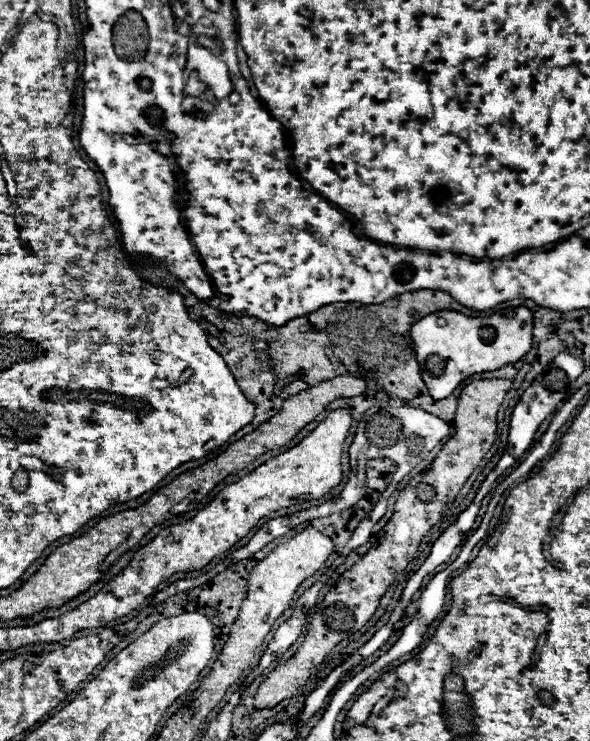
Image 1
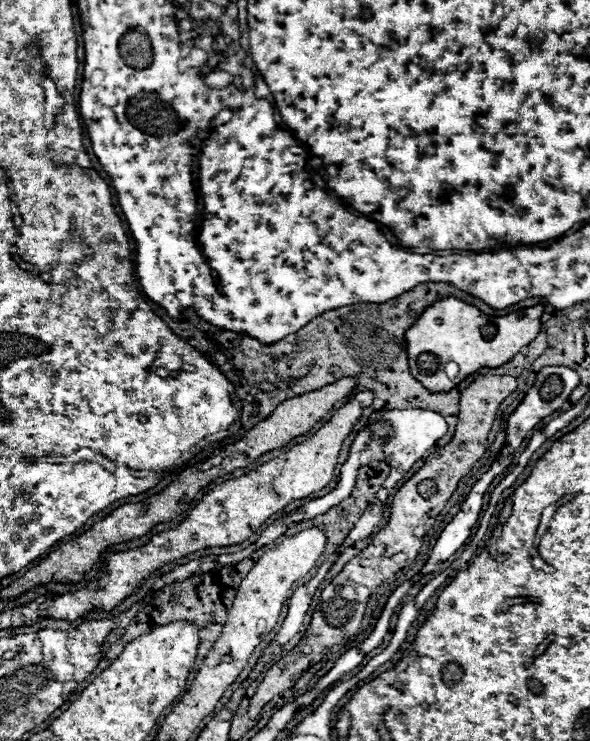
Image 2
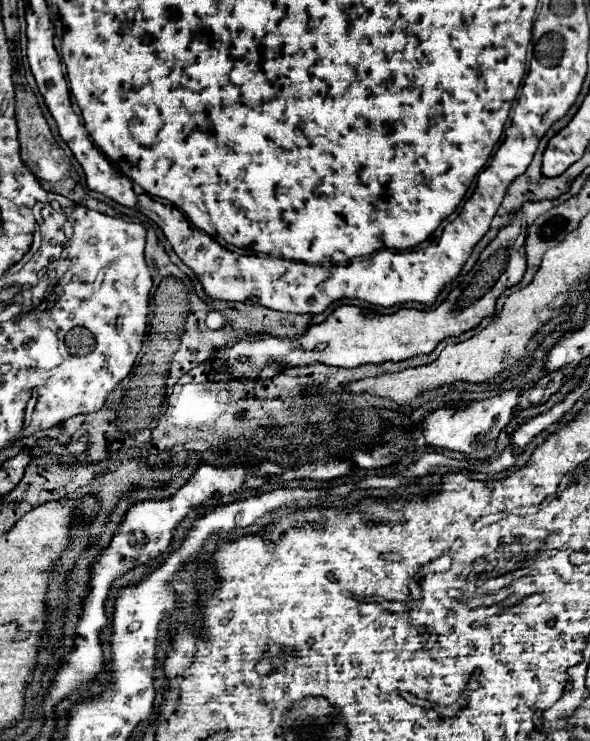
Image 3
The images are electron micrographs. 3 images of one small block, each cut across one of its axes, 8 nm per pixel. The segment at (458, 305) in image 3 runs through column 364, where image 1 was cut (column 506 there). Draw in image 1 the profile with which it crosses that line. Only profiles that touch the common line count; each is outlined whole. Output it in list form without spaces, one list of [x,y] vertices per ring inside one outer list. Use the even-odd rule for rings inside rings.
[[[526,306],[516,308],[514,318],[492,314],[488,318],[472,318],[456,310],[438,310],[426,314],[410,328],[410,336],[420,364],[422,380],[434,400],[448,398],[456,386],[476,372],[498,370],[506,364],[520,360],[532,348],[532,310]]]

